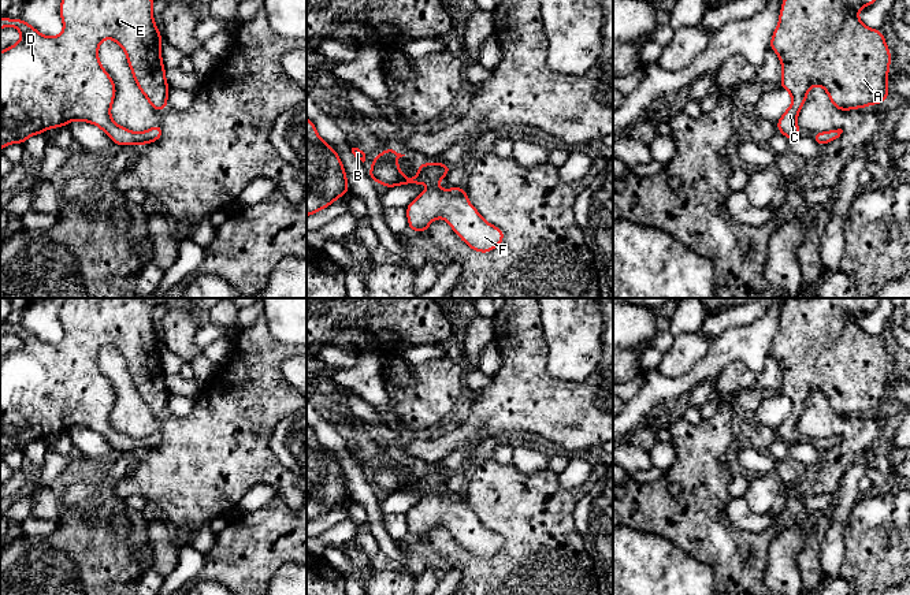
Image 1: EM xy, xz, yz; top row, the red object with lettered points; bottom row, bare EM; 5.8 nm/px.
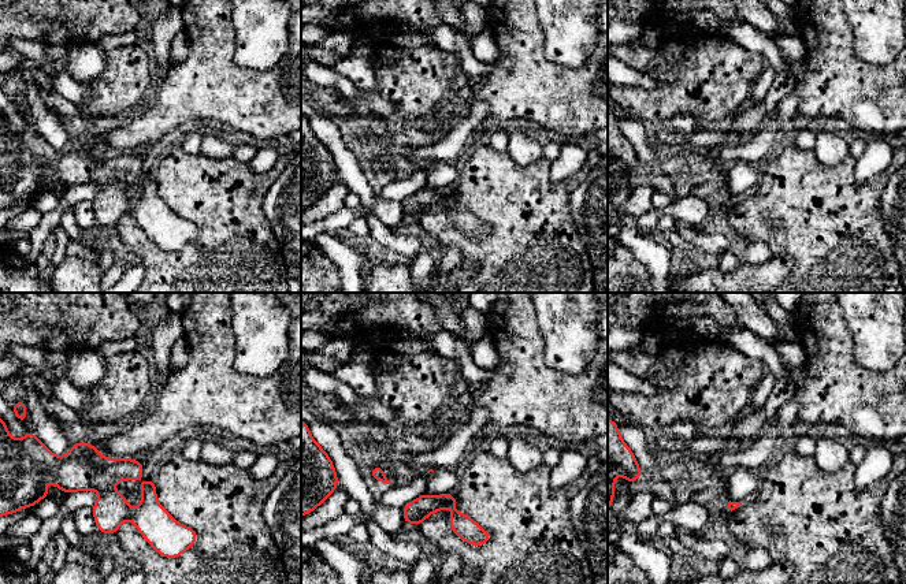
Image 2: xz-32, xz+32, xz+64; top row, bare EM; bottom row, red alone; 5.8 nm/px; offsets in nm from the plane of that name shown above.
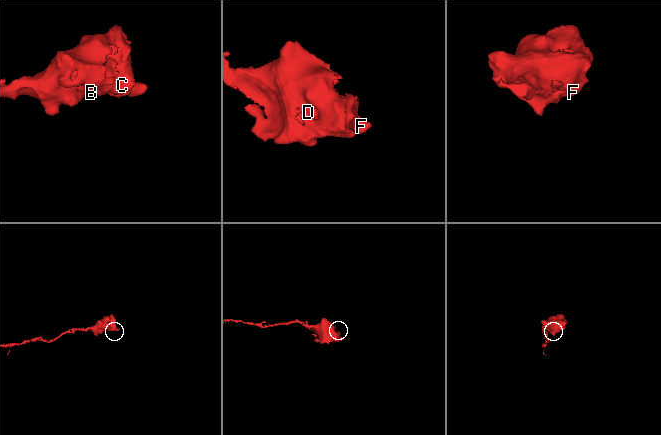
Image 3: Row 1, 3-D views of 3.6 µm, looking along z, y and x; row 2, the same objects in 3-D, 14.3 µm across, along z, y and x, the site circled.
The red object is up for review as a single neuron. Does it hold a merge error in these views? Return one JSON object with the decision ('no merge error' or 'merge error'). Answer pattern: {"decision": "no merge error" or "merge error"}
{"decision": "no merge error"}

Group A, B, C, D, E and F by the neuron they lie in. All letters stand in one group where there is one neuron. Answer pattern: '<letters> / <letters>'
A B C D E F

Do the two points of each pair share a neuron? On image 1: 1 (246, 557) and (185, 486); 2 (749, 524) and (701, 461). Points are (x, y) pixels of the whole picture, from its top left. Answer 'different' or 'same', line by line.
1: different
2: different

